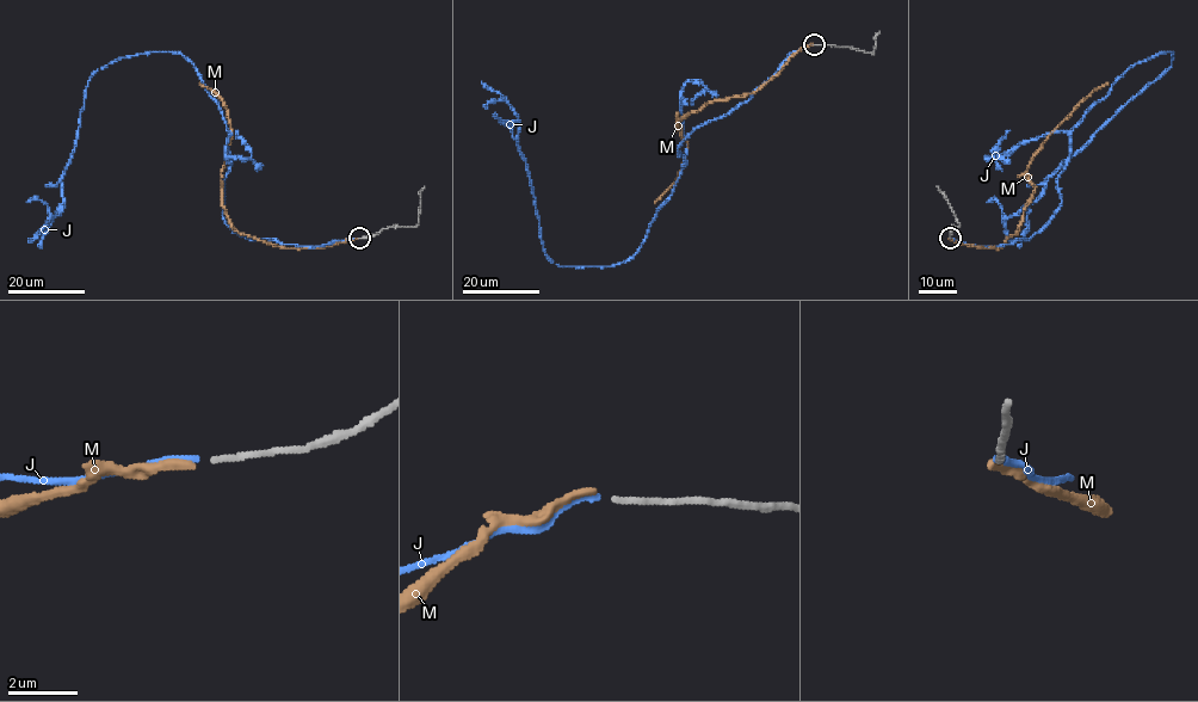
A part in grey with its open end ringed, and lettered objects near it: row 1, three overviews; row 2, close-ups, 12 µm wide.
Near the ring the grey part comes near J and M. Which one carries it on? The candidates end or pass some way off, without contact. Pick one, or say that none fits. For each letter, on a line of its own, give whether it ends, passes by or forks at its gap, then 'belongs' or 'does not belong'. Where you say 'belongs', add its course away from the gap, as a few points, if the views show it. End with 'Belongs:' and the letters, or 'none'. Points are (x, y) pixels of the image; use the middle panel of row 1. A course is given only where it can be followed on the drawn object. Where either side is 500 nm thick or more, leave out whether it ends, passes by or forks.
J: it ends; belongs; course (813, 44), (691, 131), (643, 242), (604, 266), (557, 265), (545, 253), (519, 119), (482, 81)
M: it ends; does not belong
Belongs: J

